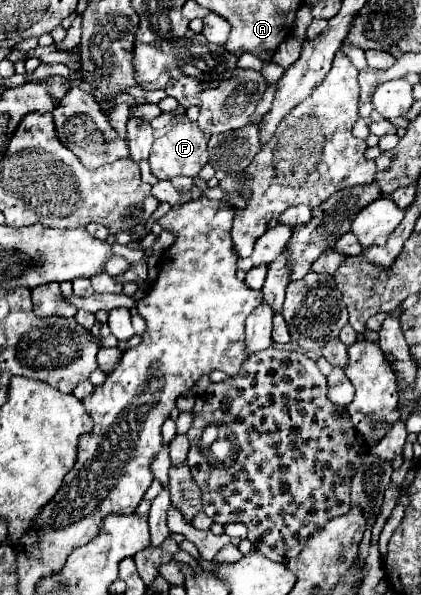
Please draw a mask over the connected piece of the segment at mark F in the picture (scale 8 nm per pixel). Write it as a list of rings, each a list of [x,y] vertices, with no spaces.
[[[181,121],[177,125],[173,125],[167,135],[155,139],[155,143],[153,143],[153,149],[151,149],[151,155],[149,155],[153,175],[157,179],[171,179],[171,177],[177,177],[177,175],[197,177],[199,171],[207,163],[207,141],[209,139],[211,139],[211,133],[201,131],[197,123]]]

